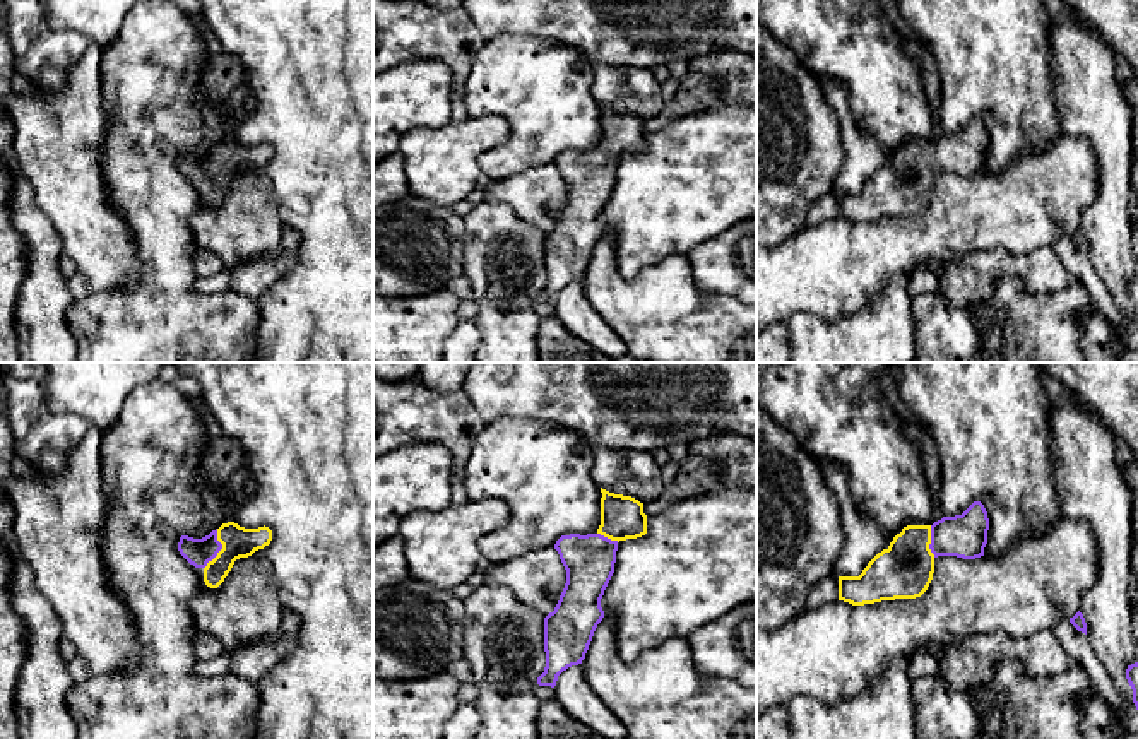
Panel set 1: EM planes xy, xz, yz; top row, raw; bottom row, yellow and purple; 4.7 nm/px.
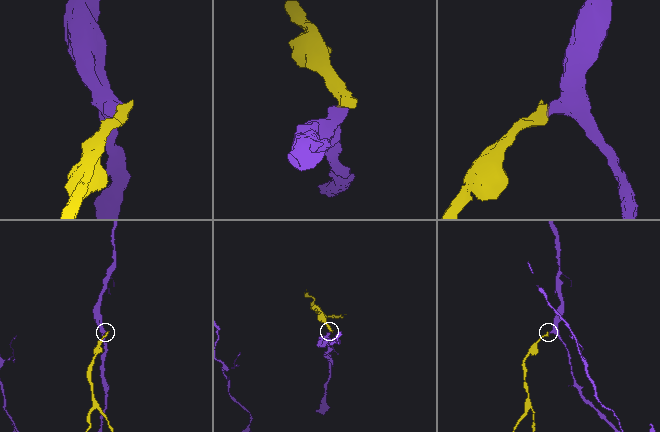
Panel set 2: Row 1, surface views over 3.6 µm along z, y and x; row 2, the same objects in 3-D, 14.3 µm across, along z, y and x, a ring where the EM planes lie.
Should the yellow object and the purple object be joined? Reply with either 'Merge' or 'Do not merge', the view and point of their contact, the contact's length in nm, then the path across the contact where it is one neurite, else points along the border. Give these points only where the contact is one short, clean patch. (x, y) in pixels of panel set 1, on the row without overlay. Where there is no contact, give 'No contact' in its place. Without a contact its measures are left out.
Merge. Touches yellow at xy (221, 166). Shared border 200 nm. Path across: xy (237, 158), (228, 159), (221, 166), (197, 168)

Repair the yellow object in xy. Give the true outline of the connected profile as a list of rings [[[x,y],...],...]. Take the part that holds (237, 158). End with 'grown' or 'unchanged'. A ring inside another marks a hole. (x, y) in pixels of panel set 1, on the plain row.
[[[228,139],[202,156],[181,152],[178,168],[190,181],[204,186],[207,204],[217,205],[236,176],[252,173],[269,163],[270,157],[272,147],[265,142],[245,145]]]; grown

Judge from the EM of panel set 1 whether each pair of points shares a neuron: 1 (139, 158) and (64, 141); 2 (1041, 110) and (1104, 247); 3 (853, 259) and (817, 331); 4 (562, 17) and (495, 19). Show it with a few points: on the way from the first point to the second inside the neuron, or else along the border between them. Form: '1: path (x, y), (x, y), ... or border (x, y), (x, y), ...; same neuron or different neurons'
1: border (108, 110), (108, 137), (100, 161), (106, 189); different neurons
2: border (1053, 96), (1061, 135); different neurons
3: border (863, 307), (830, 319), (796, 312), (786, 322); different neurons
4: path (545, 17), (512, 17); same neuron

